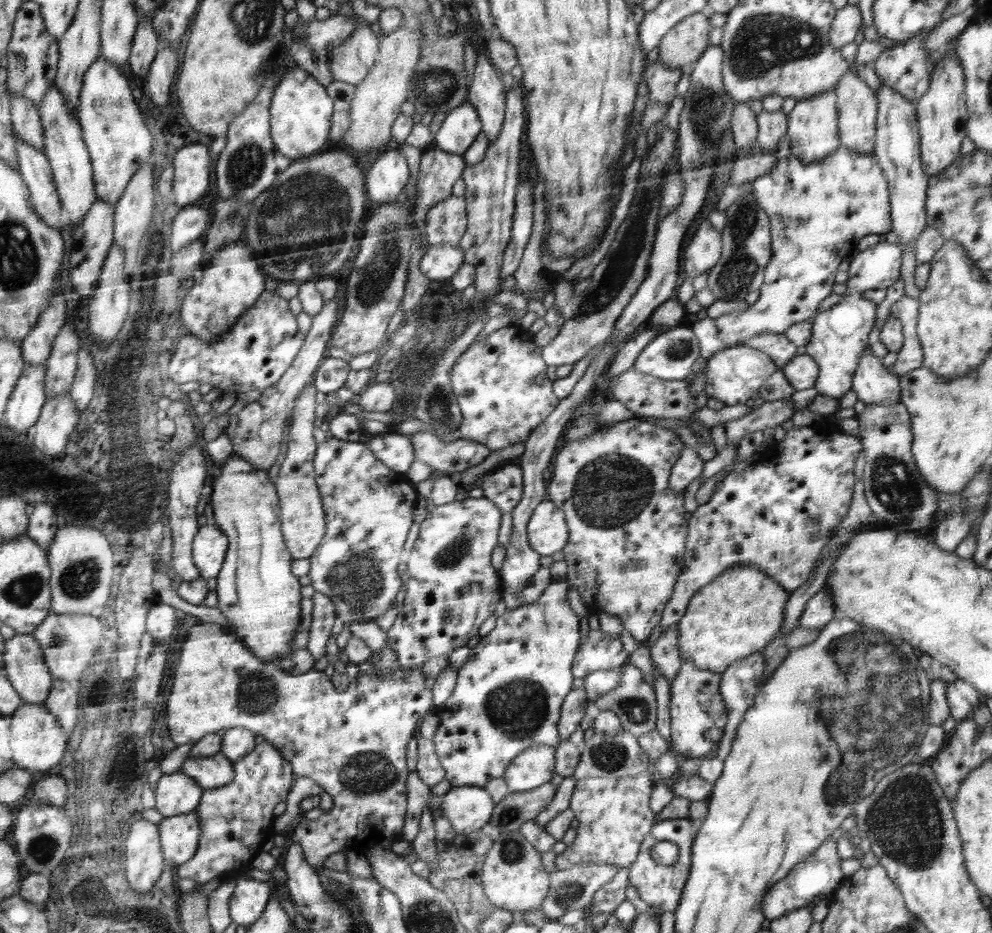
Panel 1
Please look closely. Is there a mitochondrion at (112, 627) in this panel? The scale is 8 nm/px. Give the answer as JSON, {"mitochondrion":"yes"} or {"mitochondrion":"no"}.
{"mitochondrion":"no"}

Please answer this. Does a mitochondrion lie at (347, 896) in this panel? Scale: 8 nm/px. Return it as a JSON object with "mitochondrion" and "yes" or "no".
{"mitochondrion":"no"}

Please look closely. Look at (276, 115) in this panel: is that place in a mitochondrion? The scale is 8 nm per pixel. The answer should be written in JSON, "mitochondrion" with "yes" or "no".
{"mitochondrion":"no"}

